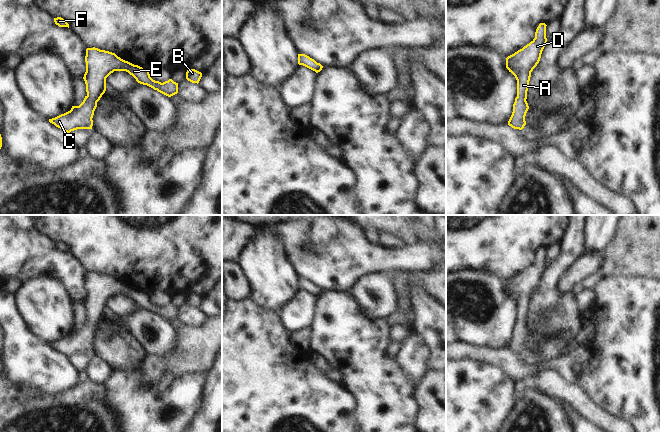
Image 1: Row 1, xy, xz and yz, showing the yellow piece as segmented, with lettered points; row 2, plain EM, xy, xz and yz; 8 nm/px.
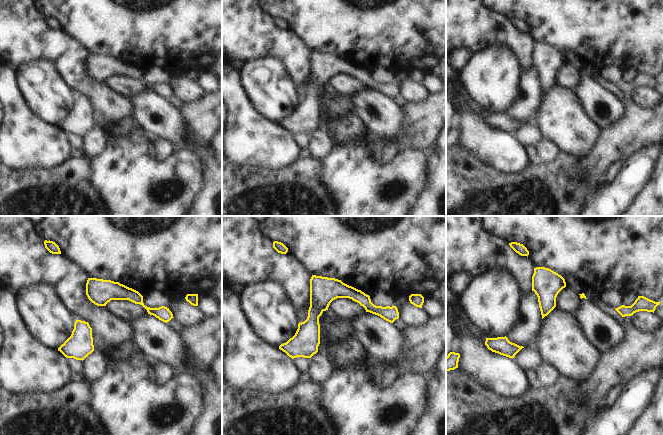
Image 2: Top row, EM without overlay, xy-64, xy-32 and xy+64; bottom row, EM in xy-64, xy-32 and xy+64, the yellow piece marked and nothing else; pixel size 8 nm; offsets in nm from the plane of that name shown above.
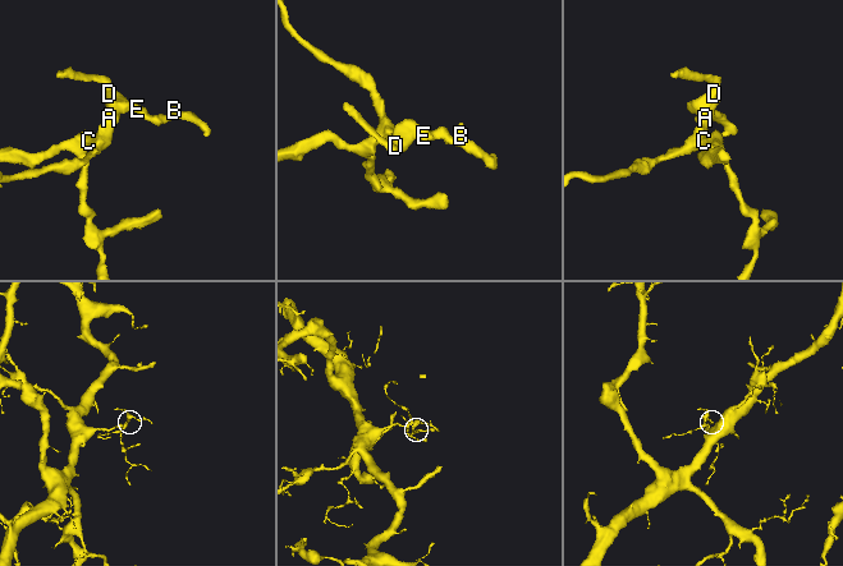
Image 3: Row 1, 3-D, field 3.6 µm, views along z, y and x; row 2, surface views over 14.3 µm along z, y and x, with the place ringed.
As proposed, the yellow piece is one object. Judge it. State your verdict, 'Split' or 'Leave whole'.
Leave whole

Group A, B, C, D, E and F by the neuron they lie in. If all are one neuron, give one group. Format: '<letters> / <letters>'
A B C D E F

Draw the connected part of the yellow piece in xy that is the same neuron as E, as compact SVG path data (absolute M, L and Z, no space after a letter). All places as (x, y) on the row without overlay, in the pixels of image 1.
M98 272L86 273L86 296L84 305L86 316L83 326L79 330L72 330L71 334L49 346L63 355L70 357L77 353L92 353L93 339L97 326L106 315L106 302L114 295L126 295L140 308L147 309L158 316L171 321L178 317L178 307L172 303L163 307L150 301L149 295L118 281L115 277Z

